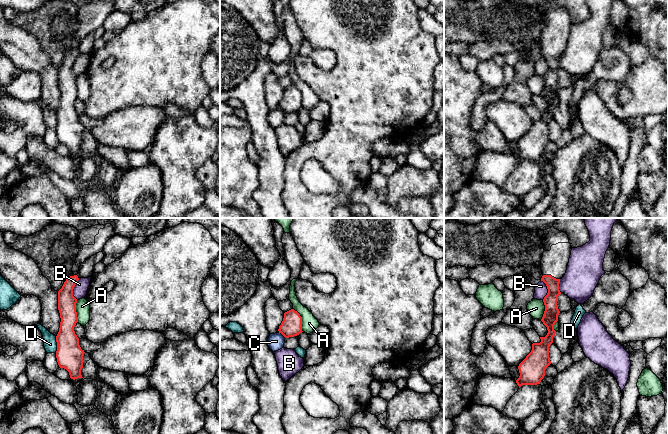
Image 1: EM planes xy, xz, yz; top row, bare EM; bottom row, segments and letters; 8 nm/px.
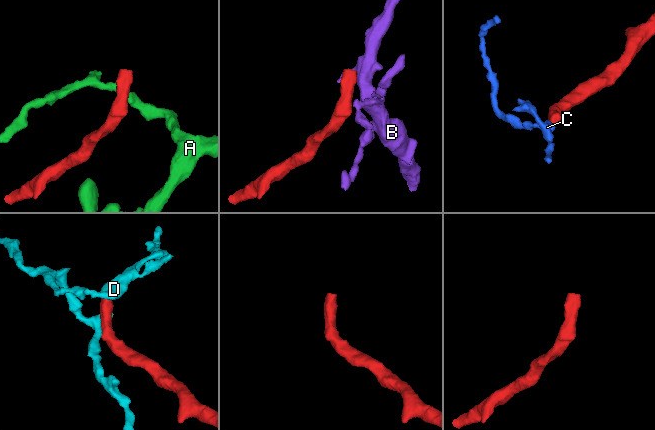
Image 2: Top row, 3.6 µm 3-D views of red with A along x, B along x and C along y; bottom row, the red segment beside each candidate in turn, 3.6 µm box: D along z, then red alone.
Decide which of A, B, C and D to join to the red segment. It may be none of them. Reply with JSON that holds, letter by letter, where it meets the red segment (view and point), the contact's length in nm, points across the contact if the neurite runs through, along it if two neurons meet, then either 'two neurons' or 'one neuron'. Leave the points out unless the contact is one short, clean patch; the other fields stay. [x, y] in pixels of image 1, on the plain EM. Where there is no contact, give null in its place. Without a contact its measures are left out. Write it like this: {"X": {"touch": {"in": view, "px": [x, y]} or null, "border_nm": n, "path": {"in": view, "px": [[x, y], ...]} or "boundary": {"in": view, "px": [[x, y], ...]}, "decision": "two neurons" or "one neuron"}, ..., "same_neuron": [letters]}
{"A": {"touch": {"in": "xz", "px": [301, 96]}, "border_nm": 200, "boundary": {"in": "xz", "px": [[293, 84], [301, 93], [301, 105], [303, 107]]}, "decision": "two neurons"}, "B": {"touch": {"in": "xy", "px": [73, 64]}, "border_nm": 170, "boundary": {"in": "xy", "px": [[79, 55], [73, 65], [73, 72], [76, 75]]}, "decision": "two neurons"}, "C": {"touch": {"in": "xz", "px": [282, 110]}, "border_nm": 80, "boundary": {"in": "xz", "px": [[279, 108], [285, 114]]}, "decision": "two neurons"}, "D": {"touch": {"in": "xy", "px": [57, 121]}, "border_nm": 140, "boundary": {"in": "xy", "px": [[55, 112], [56, 129]]}, "decision": "two neurons"}, "same_neuron": []}

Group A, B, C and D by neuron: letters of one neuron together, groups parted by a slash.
A / B / C / D

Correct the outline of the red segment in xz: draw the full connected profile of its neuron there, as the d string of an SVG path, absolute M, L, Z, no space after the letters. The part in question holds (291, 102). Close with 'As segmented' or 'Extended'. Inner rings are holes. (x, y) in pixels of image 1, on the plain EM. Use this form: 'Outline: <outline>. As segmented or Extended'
Outline: M291 85L284 89L284 94L278 105L285 114L294 113L302 109L302 93Z. As segmented

